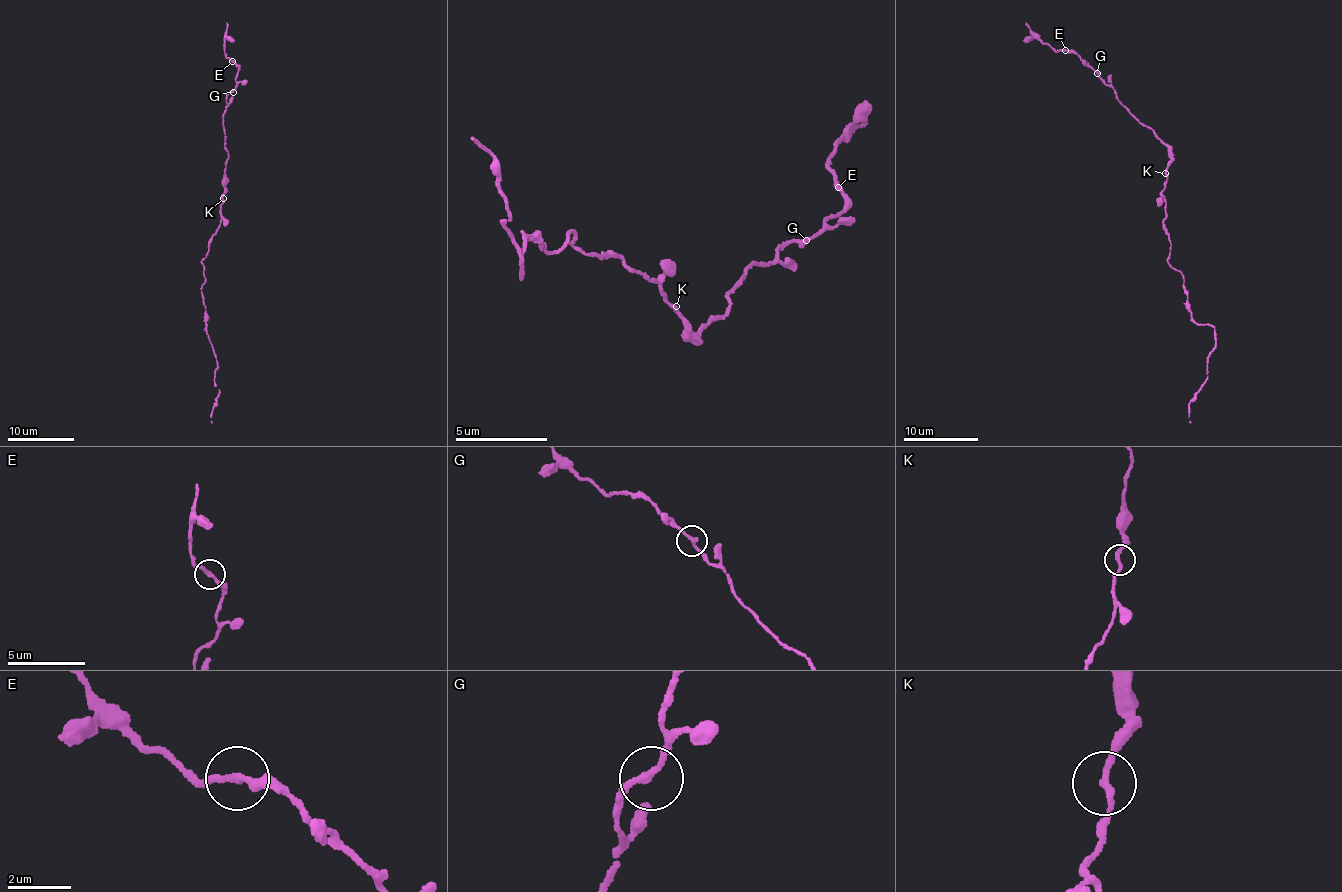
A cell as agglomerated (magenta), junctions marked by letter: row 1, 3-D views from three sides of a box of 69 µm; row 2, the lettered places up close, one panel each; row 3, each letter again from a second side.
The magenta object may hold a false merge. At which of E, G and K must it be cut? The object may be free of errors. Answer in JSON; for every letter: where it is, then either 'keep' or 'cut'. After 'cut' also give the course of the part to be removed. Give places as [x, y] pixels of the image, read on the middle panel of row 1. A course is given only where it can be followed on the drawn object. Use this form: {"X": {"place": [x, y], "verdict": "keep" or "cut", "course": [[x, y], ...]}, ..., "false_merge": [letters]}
{"E": {"place": [838, 187], "verdict": "keep"}, "G": {"place": [806, 240], "verdict": "keep"}, "K": {"place": [676, 306], "verdict": "keep"}, "false_merge": []}

